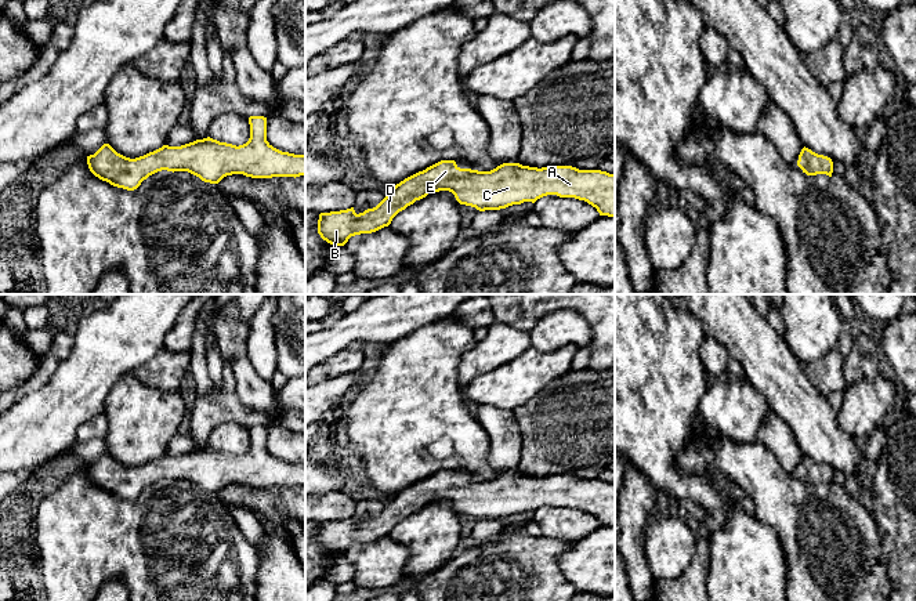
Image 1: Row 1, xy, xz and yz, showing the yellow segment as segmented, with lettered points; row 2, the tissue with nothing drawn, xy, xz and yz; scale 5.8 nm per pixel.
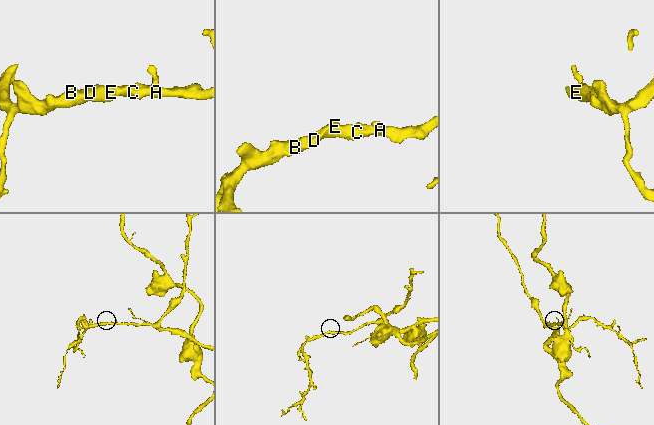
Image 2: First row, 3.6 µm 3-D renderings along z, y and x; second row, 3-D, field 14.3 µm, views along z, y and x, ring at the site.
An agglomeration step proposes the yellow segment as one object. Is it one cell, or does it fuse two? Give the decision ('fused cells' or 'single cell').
single cell

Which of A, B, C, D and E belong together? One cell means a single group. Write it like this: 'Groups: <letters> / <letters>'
Groups: A B C D E

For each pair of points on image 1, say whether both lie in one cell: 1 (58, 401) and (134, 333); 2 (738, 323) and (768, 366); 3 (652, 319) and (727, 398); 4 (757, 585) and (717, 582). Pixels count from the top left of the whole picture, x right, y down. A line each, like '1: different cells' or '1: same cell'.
1: same cell
2: same cell
3: different cells
4: same cell

